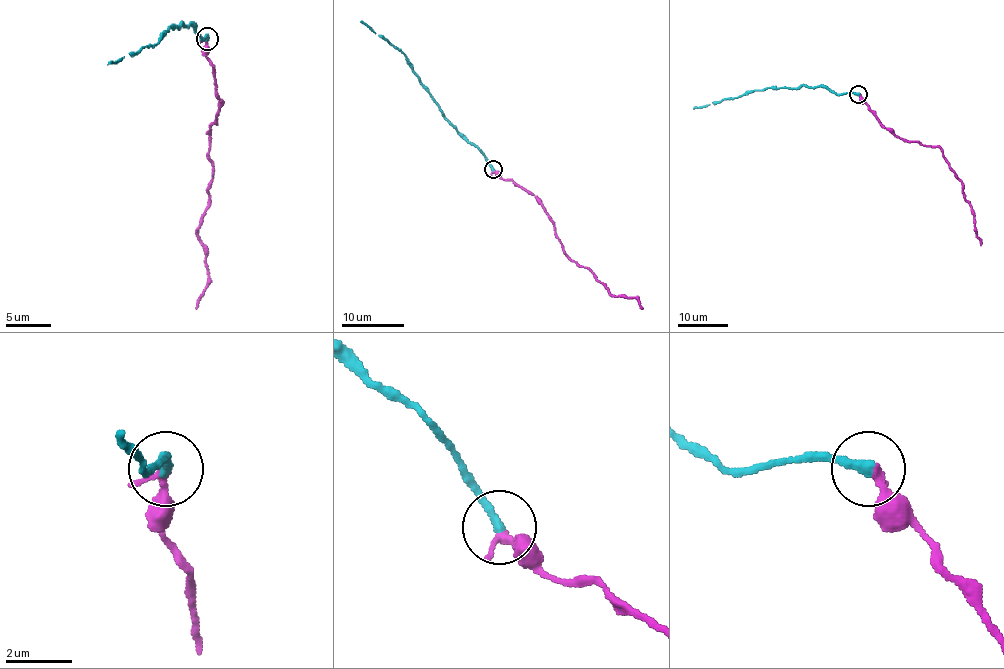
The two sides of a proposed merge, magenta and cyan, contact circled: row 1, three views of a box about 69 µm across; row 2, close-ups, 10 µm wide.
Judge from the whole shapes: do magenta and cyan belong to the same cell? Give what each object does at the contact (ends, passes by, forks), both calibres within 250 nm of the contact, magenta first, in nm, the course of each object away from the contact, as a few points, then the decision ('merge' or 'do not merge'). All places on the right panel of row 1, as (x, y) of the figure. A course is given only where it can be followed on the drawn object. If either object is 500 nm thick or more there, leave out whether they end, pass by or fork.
magenta ends; cyan ends; calibres 280 and 300 nm; course magenta (859, 94), (886, 128), (904, 139), (941, 149), (961, 182), (964, 197), (974, 216), (975, 232), (981, 245); course cyan (858, 94), (837, 94), (820, 86), (747, 91), (734, 98), (693, 108); merge

